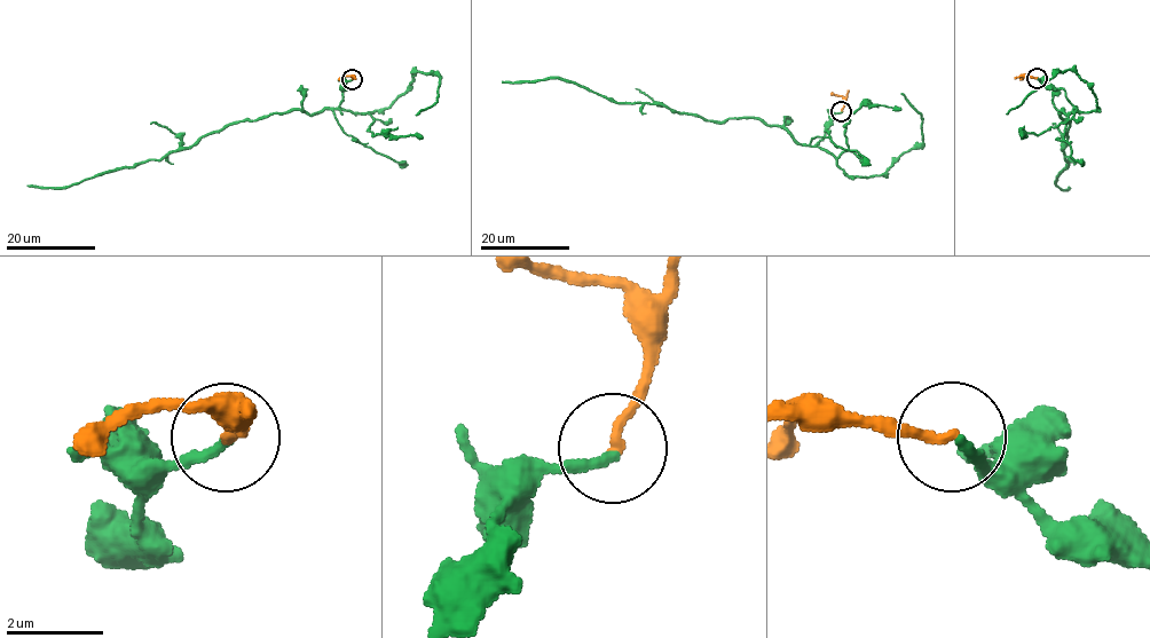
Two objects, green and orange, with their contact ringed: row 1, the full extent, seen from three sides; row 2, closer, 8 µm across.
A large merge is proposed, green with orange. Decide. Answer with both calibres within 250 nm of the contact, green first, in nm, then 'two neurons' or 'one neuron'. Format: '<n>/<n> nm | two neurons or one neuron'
200/200 nm | one neuron

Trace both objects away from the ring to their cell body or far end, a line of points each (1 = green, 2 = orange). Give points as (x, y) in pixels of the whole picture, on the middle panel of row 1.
1: (841, 112), (822, 138), (802, 146), (749, 117), (708, 120), (663, 105), (616, 103), (554, 78), (502, 81)
2: (841, 111), (844, 100), (831, 92)

